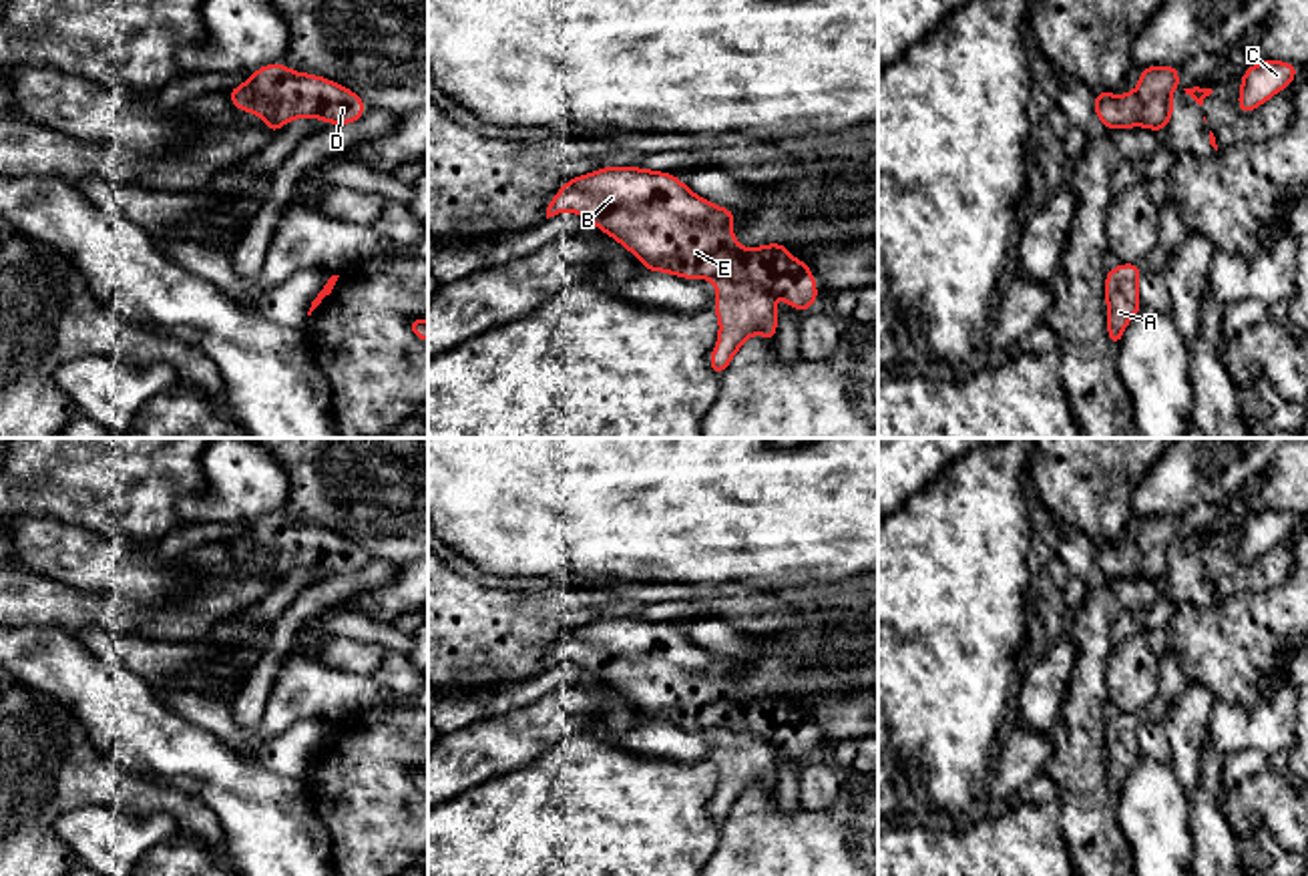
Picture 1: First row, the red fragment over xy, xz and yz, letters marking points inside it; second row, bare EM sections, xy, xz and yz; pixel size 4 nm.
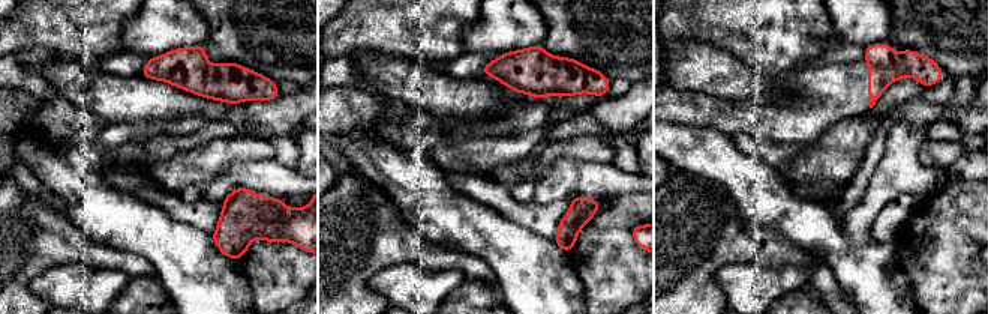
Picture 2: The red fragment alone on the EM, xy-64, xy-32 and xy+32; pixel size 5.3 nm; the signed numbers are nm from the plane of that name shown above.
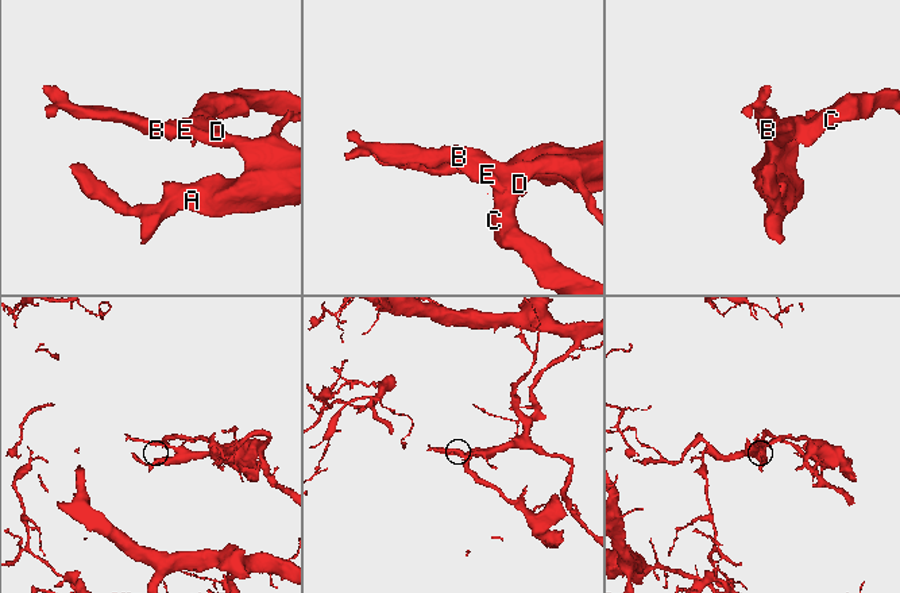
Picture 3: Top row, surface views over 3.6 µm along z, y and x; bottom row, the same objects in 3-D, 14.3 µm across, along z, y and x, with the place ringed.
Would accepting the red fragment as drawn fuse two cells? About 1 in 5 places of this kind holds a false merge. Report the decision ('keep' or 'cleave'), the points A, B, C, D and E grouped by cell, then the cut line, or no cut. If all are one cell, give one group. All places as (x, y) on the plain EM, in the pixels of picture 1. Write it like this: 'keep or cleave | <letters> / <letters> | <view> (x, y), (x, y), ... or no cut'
cleave | A B D E / C | xz (712, 728), (754, 734), (764, 740)

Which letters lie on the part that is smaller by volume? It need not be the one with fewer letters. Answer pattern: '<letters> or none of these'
C

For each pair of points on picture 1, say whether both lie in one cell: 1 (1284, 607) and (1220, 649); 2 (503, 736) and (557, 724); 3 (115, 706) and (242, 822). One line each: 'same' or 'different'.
1: same
2: same
3: same

